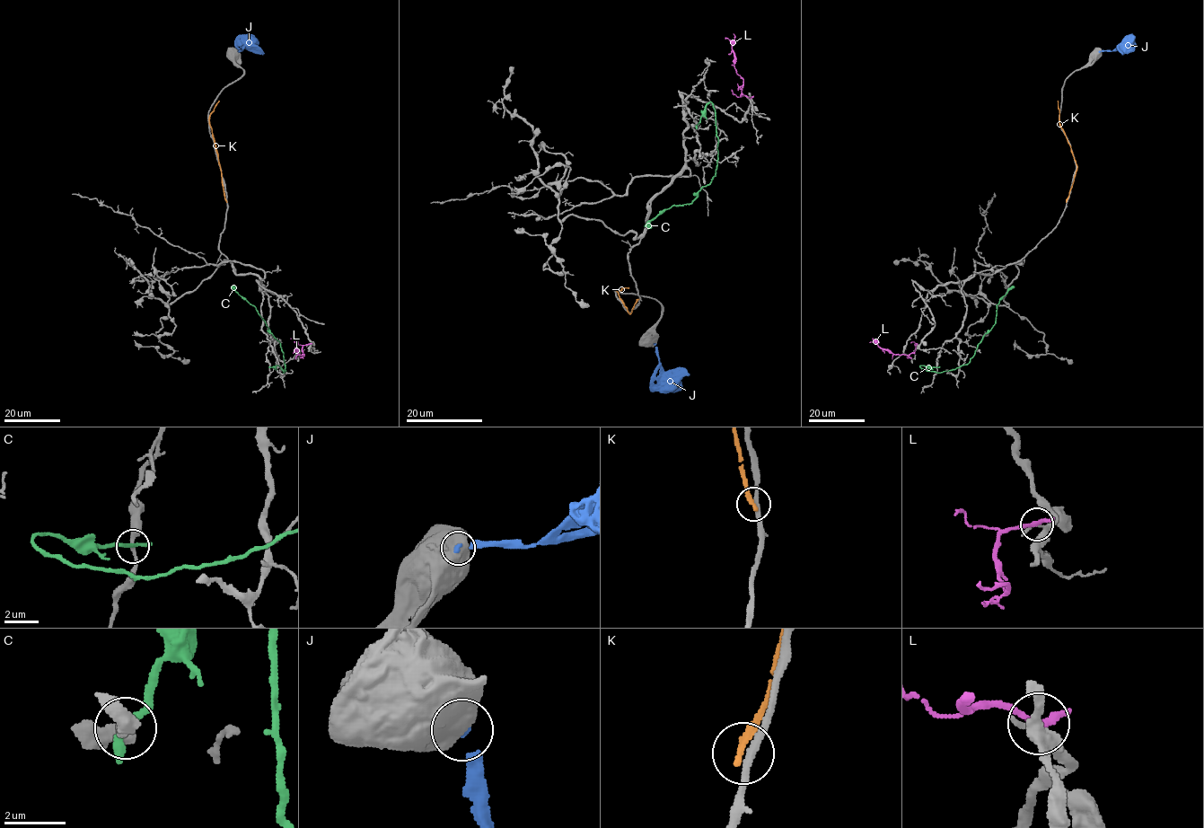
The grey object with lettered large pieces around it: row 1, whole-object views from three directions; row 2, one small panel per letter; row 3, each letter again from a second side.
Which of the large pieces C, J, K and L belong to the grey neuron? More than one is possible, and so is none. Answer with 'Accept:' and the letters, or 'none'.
Accept: none

